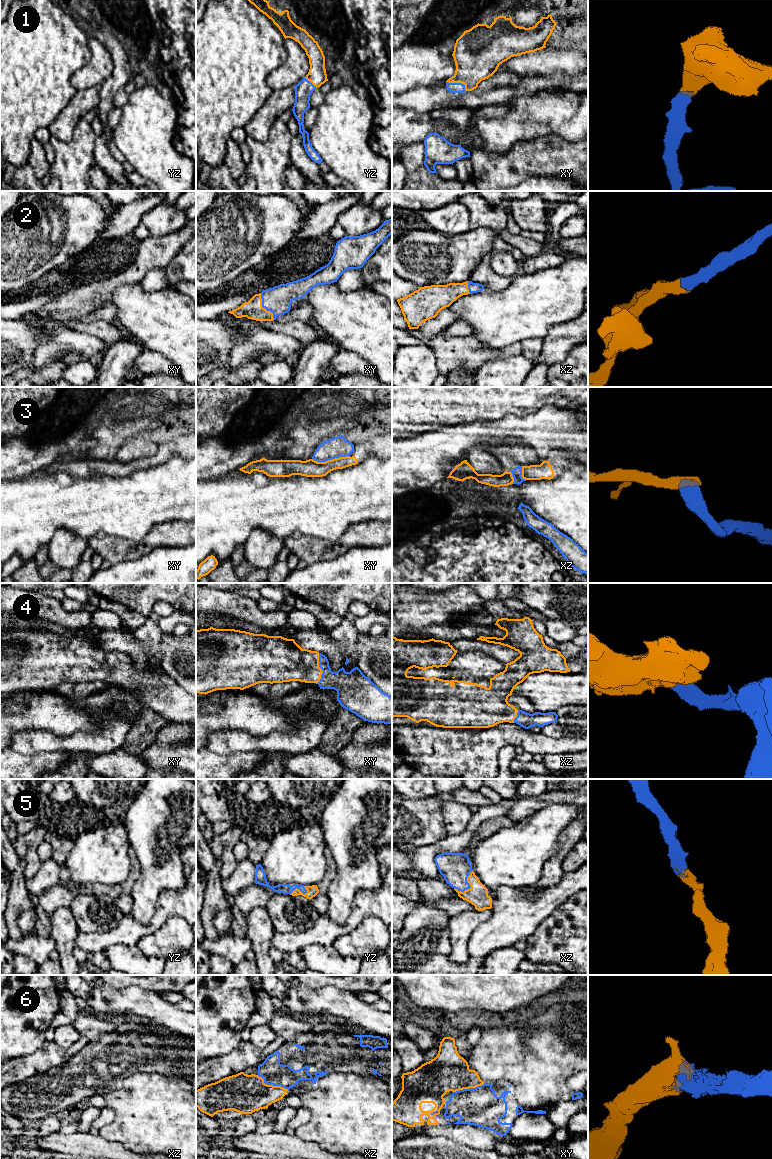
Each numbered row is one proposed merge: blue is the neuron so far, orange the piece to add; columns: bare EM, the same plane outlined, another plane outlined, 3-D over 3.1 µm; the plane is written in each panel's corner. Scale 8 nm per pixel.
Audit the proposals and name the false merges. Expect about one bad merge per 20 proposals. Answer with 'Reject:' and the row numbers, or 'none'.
Reject: 3

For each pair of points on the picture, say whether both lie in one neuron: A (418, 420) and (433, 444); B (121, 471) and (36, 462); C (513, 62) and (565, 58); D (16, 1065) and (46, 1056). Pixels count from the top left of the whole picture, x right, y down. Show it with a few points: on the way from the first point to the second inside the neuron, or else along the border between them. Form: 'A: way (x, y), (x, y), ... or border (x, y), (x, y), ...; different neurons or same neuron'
A: border (448, 426), (402, 438); different neurons
B: border (67, 457), (56, 460), (42, 469); different neurons
C: way (526, 62), (552, 62); same neuron
D: way (23, 1065), (39, 1062); same neuron

